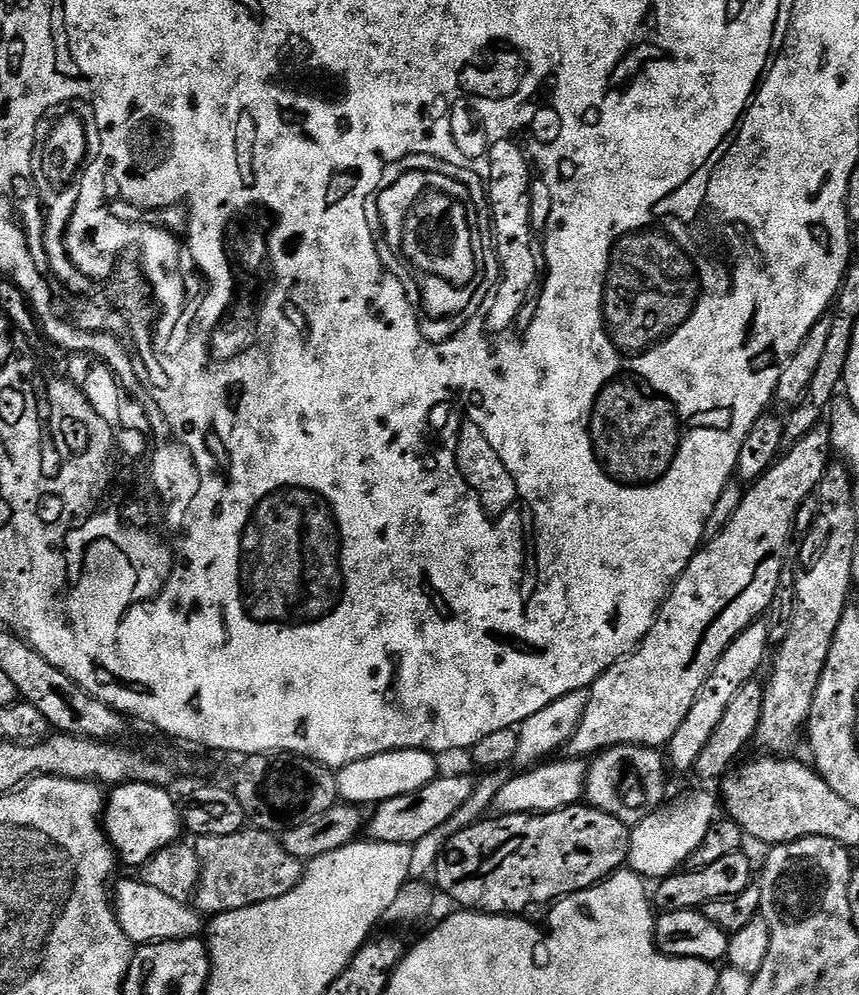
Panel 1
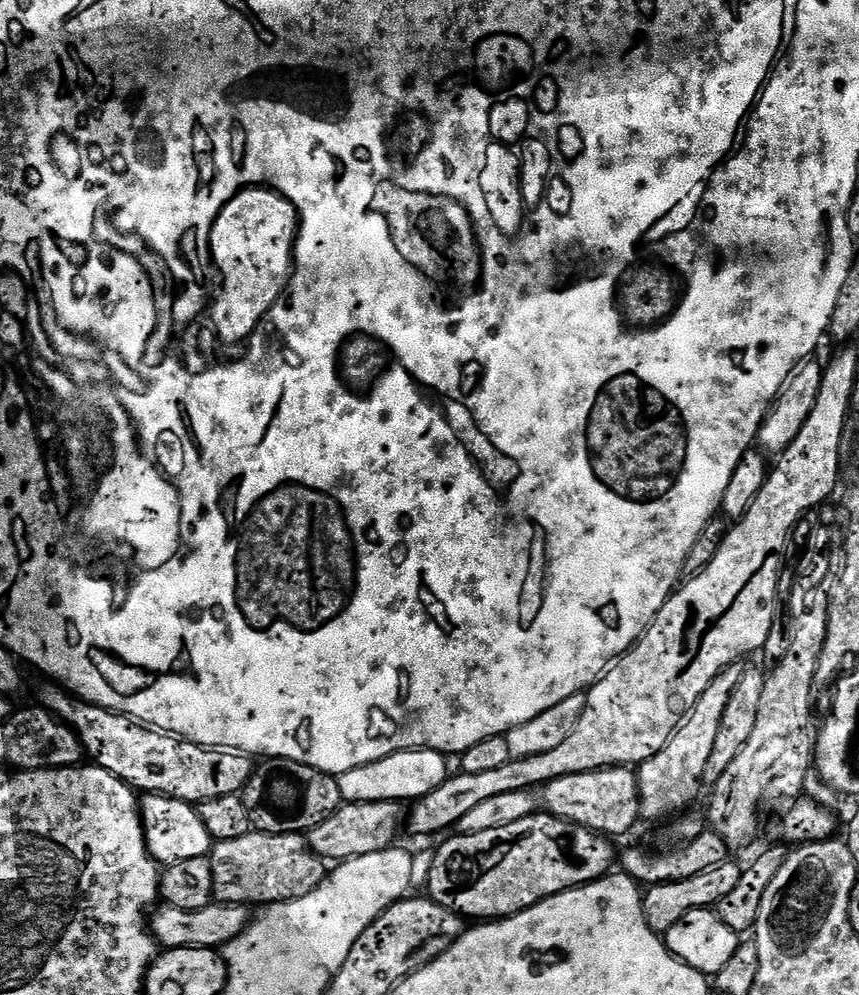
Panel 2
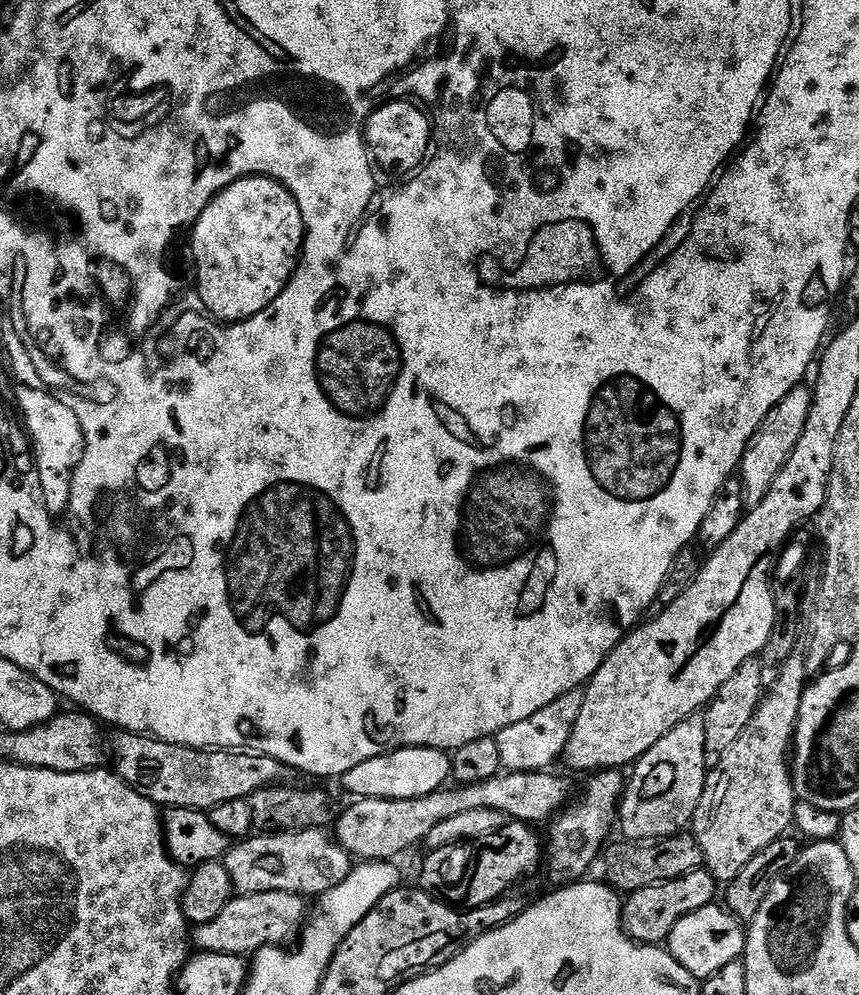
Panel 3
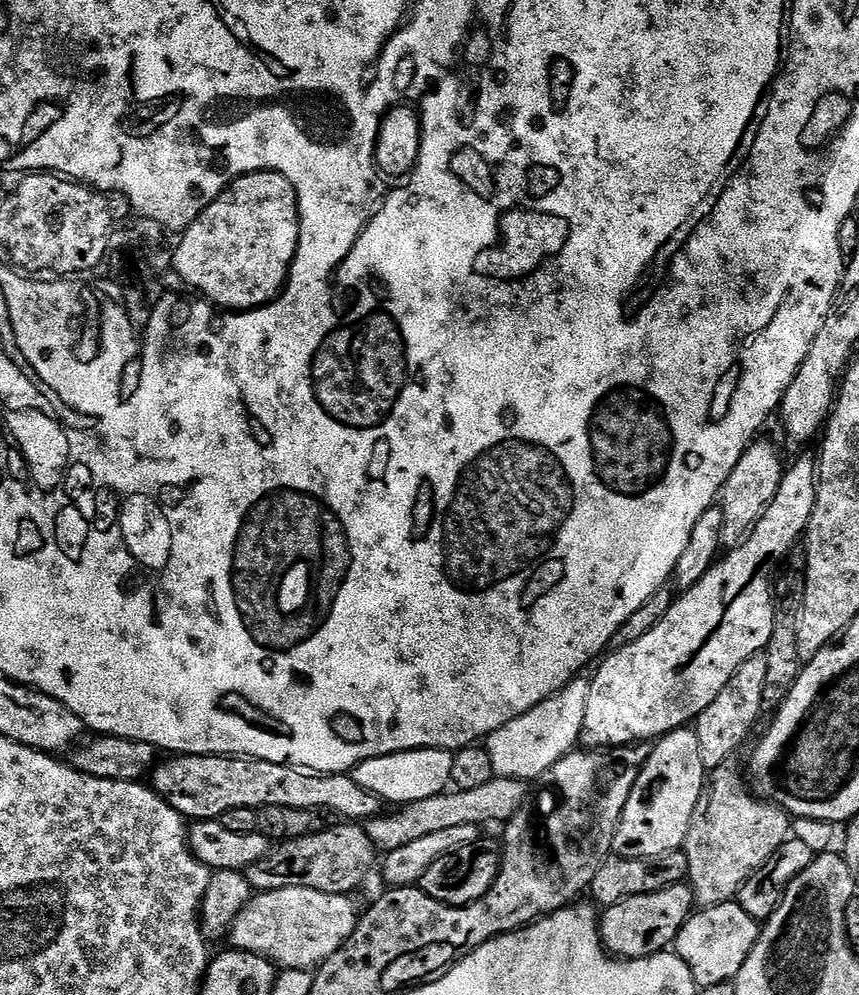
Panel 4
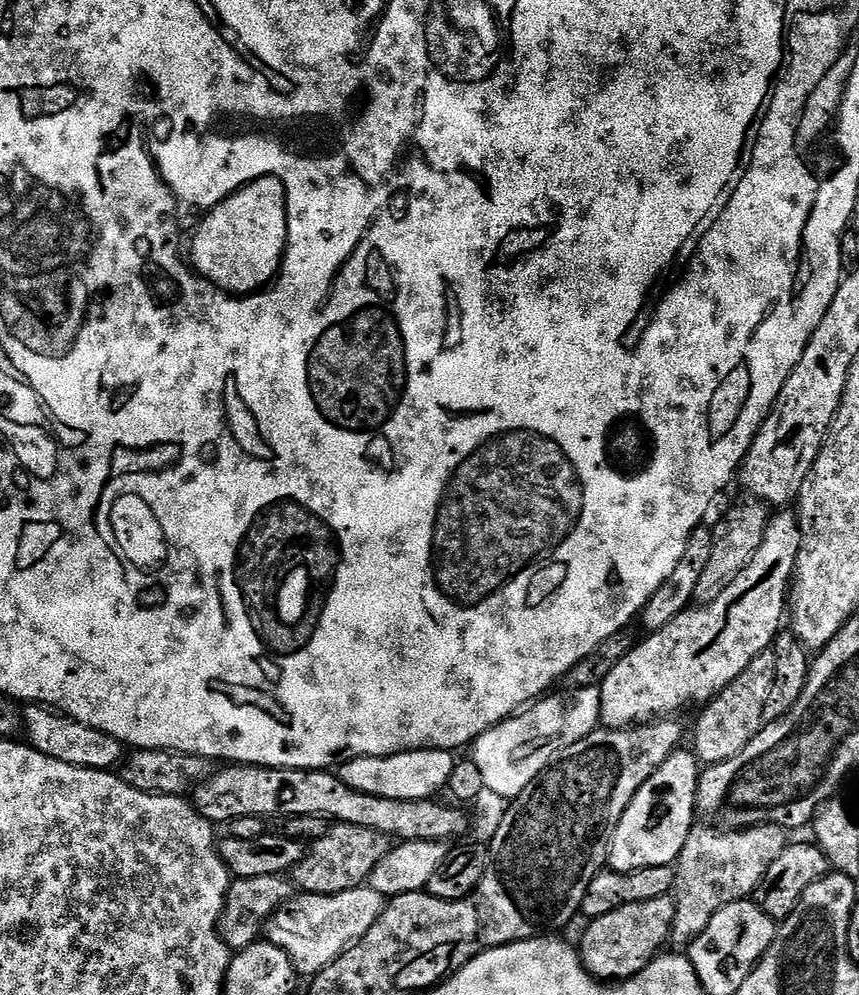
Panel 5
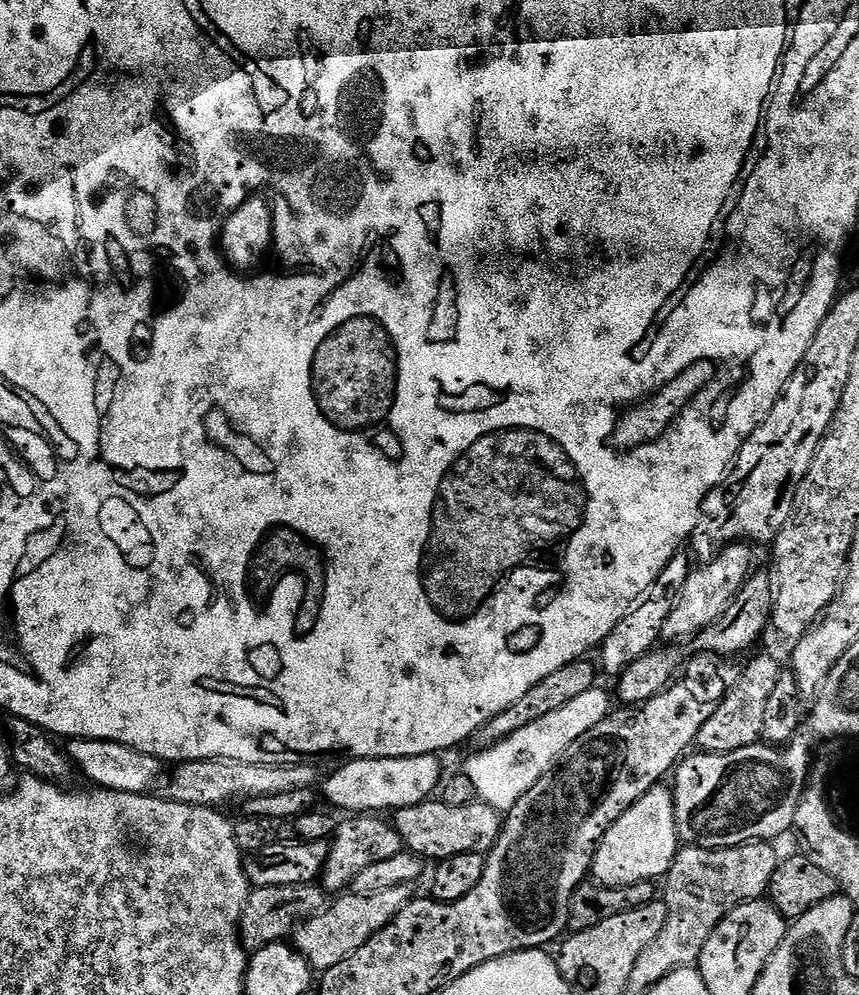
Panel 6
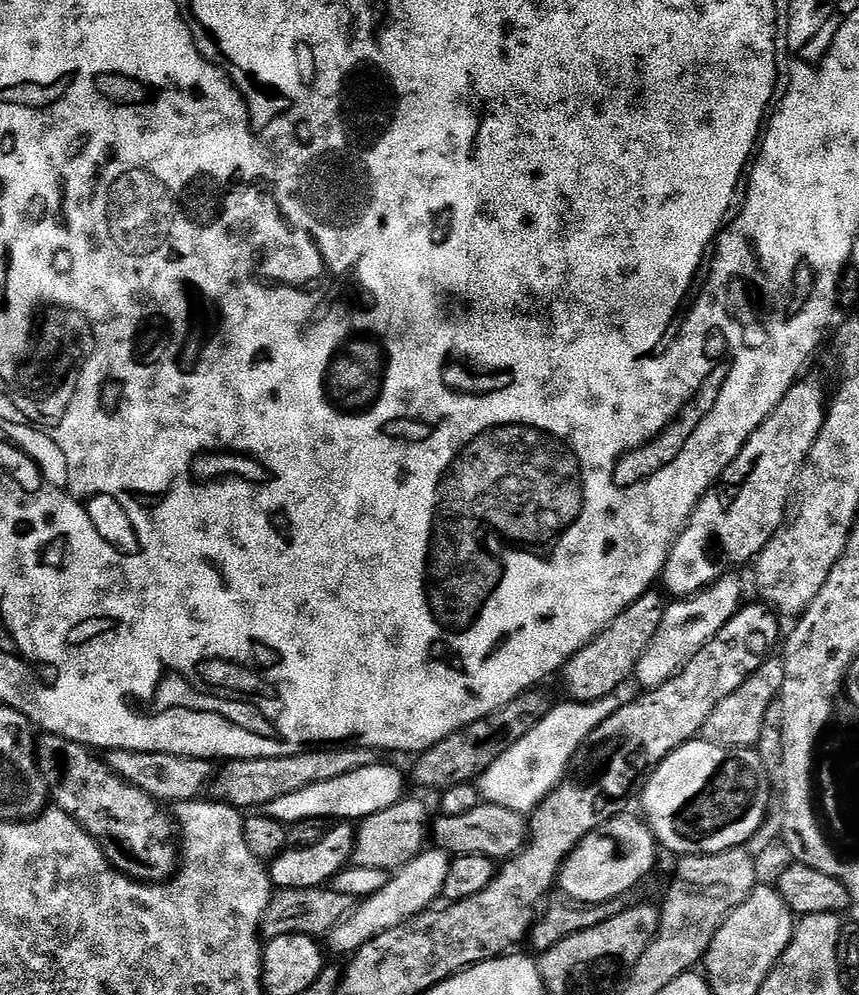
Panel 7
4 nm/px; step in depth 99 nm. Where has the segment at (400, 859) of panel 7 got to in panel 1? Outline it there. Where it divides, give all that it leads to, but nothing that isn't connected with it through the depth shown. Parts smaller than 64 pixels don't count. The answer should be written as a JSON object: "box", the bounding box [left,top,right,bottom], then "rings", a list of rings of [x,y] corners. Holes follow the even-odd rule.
{"box":[194,826,305,918],"rings":[[[248,826],[243,832],[226,834],[222,838],[202,836],[195,841],[194,847],[200,859],[200,885],[196,887],[194,907],[208,918],[282,898],[282,894],[290,894],[290,890],[294,890],[294,886],[298,886],[304,877],[305,865],[302,861],[294,858],[294,854],[286,854],[273,833],[262,832],[259,828]]]}

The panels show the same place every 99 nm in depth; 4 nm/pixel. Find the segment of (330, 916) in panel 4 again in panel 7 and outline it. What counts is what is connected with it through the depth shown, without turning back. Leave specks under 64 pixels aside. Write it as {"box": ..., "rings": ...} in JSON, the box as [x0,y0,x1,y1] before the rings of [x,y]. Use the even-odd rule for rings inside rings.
{"box":[326,850,449,954],"rings":[[[425,850],[419,856],[415,856],[406,867],[399,869],[388,879],[386,886],[382,886],[378,894],[359,901],[350,915],[341,924],[334,926],[334,930],[326,937],[326,944],[329,944],[327,947],[332,947],[336,952],[355,954],[359,948],[366,946],[366,942],[378,938],[378,934],[386,934],[386,930],[402,926],[419,912],[429,911],[441,899],[446,886],[449,863],[449,853],[443,850]]]}

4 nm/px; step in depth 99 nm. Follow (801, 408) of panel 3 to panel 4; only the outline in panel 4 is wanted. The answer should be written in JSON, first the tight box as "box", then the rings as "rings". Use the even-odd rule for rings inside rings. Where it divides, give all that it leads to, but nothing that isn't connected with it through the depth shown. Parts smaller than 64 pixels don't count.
{"box":[718,438,786,550],"rings":[[[757,438],[748,445],[748,449],[738,458],[738,466],[726,478],[724,490],[718,497],[718,507],[722,510],[721,545],[731,550],[741,540],[752,535],[756,523],[764,516],[764,511],[774,502],[774,494],[778,494],[778,486],[786,471],[786,460],[780,457],[780,448],[772,440]]]}

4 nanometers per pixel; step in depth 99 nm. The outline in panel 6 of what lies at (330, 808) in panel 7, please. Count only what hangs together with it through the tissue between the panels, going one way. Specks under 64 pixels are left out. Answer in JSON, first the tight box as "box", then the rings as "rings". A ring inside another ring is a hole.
{"box":[324,755,441,814],"rings":[[[435,755],[406,758],[349,759],[324,784],[324,796],[344,814],[388,814],[429,799],[441,787],[440,764]]]}

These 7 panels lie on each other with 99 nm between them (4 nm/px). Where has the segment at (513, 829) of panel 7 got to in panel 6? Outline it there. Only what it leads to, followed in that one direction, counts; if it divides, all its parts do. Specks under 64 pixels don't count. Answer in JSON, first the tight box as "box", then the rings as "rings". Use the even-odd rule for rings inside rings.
{"box":[394,798,502,862],"rings":[[[429,798],[414,806],[395,809],[394,823],[407,851],[416,853],[425,861],[439,862],[458,854],[487,854],[500,837],[502,813],[489,804],[477,802],[466,806],[450,806],[443,799]]]}

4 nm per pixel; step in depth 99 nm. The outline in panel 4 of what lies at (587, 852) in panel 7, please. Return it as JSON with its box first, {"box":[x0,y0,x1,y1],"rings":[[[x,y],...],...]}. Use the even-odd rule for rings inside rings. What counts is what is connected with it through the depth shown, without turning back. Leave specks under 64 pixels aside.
{"box":[612,727,706,858],"rings":[[[691,727],[675,728],[659,740],[648,753],[648,760],[636,776],[630,790],[630,798],[620,815],[616,827],[616,836],[612,839],[612,852],[626,858],[654,858],[654,854],[666,854],[683,849],[686,834],[690,830],[690,818],[698,798],[706,792],[706,770],[702,766],[702,757],[698,754],[698,738]]]}

